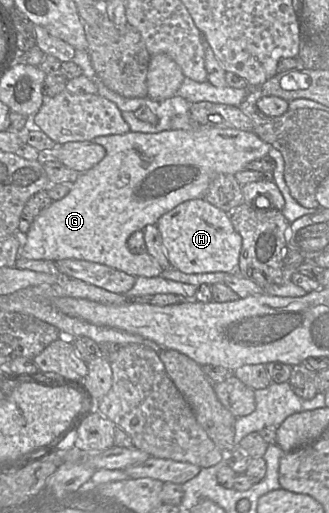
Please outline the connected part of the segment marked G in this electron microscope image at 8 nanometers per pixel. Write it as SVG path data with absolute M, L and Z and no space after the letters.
M195 126L194 128L188 130L166 130L158 133L139 133L129 131L122 135L100 136L90 142L94 142L103 146L106 150L105 157L91 169L80 173L78 179L70 186L68 194L60 200L53 201L49 207L44 209L36 217L36 219L31 224L30 229L22 238L22 246L19 252L19 257L30 260L49 260L54 262L63 259L86 260L106 265L134 277L157 277L163 271L159 263L147 252L132 253L127 246L127 240L129 236L136 231L143 230L147 225L156 225L158 219L163 214L169 212L177 205L188 200L203 198L203 195L207 191L212 179L216 175L235 175L237 172L245 170L249 162L267 156L270 148L272 147L269 143L266 143L260 139L254 132L241 131L232 128L215 128L203 126Z

